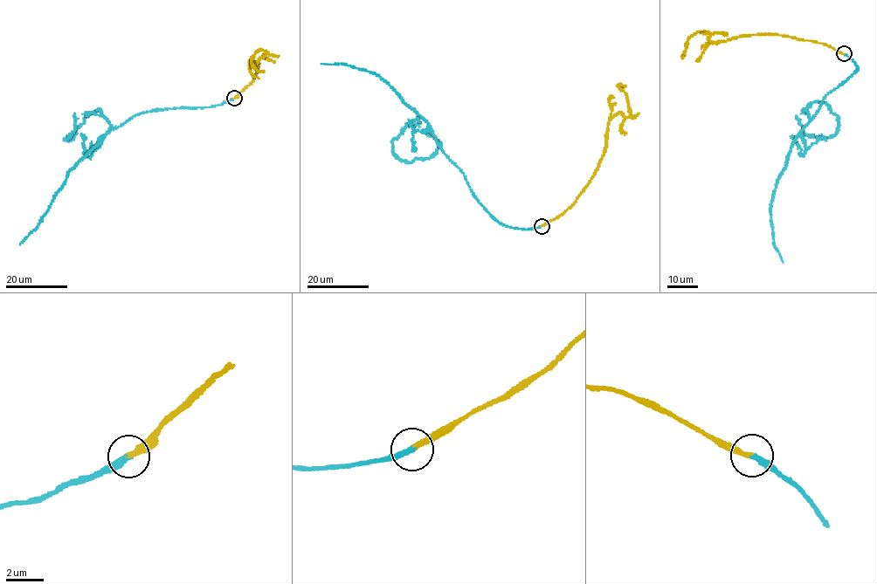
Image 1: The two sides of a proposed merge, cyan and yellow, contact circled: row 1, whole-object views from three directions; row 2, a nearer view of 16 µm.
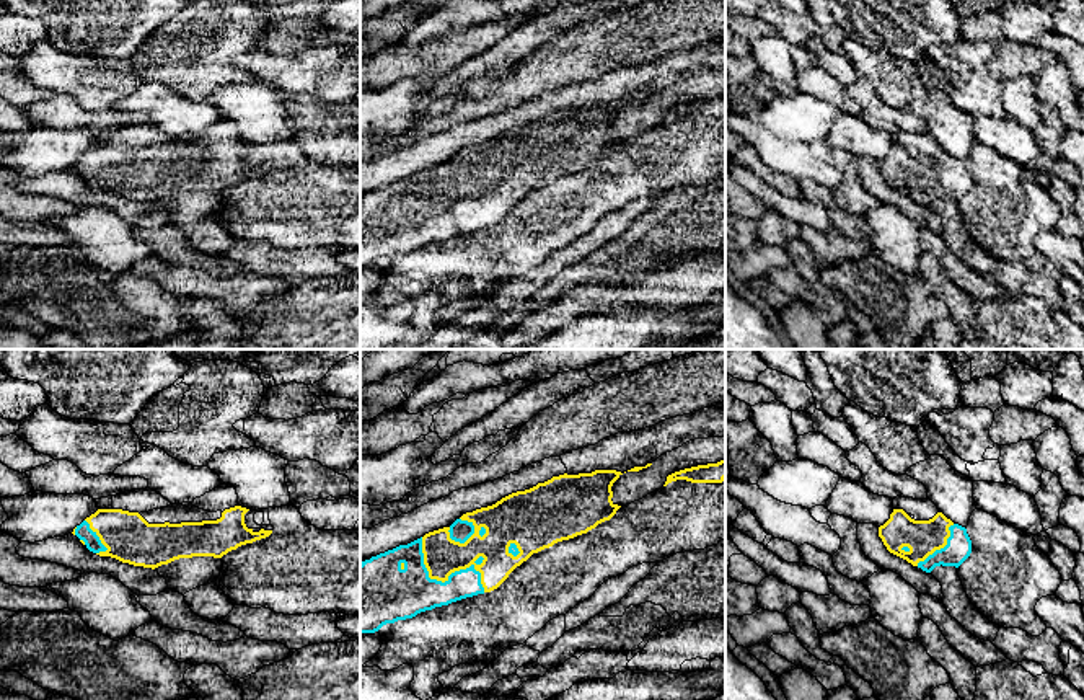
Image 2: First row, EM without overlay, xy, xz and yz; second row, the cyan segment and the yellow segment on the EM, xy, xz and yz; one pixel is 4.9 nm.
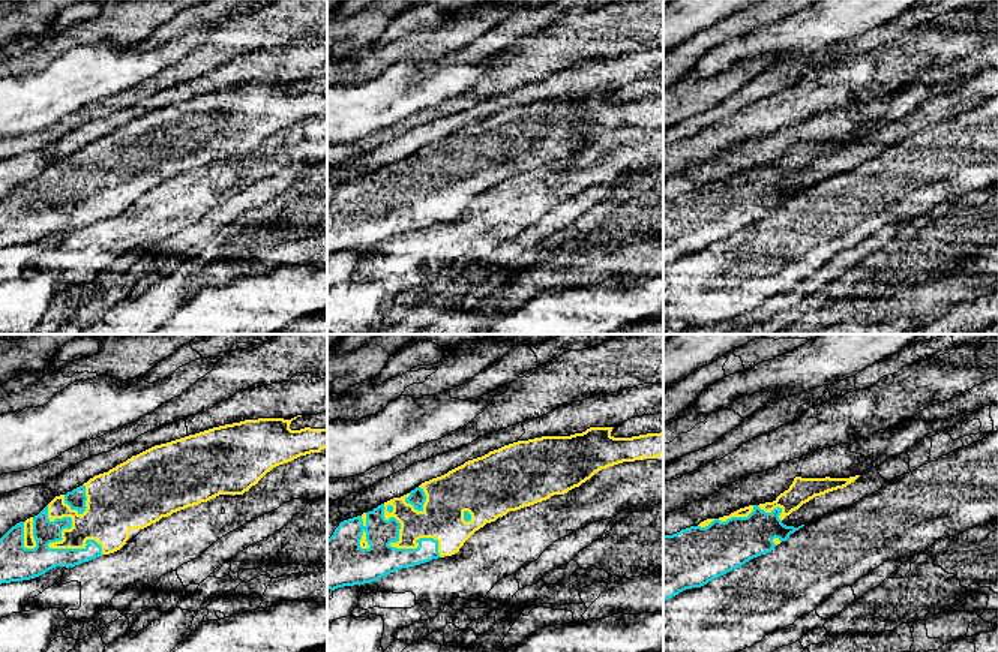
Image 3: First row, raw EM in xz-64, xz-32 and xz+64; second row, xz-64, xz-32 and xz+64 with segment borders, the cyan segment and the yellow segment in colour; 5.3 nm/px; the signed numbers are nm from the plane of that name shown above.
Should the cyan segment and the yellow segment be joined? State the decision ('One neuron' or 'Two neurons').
One neuron

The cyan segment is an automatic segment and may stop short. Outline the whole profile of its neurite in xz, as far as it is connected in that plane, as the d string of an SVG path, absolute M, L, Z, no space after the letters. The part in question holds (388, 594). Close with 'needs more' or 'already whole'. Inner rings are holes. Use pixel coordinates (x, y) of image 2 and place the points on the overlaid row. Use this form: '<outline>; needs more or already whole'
M616 470L559 475L463 514L450 527L425 534L360 563L360 633L497 589L533 553L587 534L621 507L611 501Z; needs more

